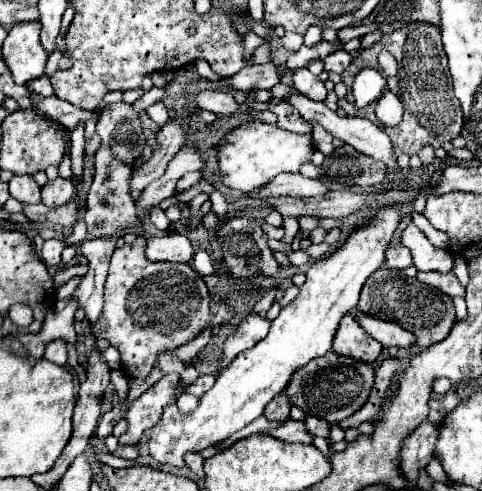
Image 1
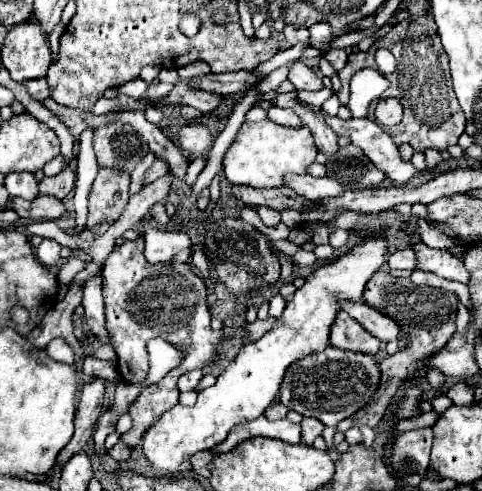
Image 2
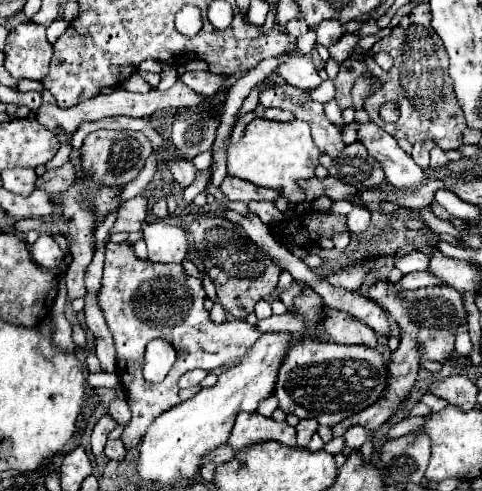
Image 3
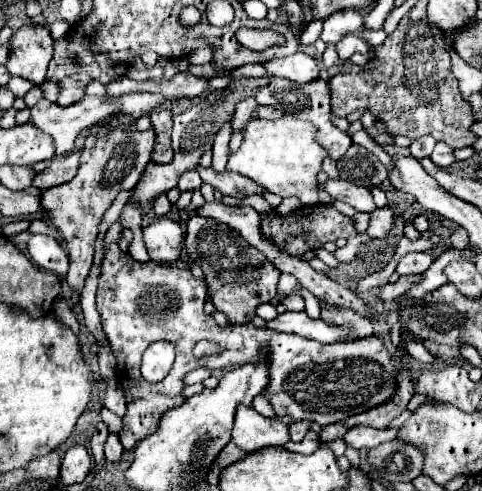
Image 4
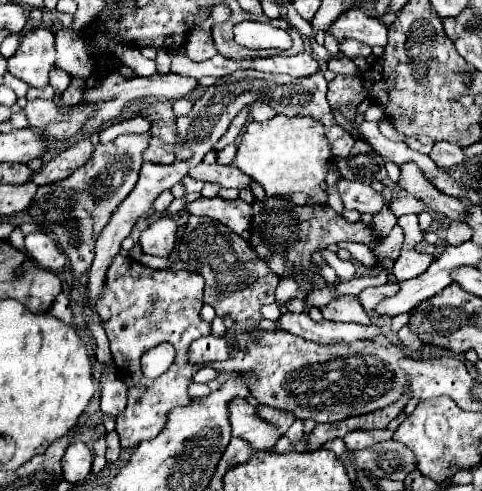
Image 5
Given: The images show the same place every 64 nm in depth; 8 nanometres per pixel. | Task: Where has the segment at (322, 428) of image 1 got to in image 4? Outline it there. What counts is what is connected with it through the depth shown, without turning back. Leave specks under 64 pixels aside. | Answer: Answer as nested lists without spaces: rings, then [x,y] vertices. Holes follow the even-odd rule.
[[[308,420],[294,422],[294,424],[288,428],[288,432],[290,432],[290,440],[292,440],[292,442],[300,442],[300,440],[306,436],[308,426],[310,426],[310,422],[308,422]]]

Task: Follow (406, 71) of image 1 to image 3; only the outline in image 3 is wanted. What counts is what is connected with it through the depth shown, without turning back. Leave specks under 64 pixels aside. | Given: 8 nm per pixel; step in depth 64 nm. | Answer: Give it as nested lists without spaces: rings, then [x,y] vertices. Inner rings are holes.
[[[428,2],[416,4],[410,14],[402,16],[400,24],[392,30],[392,34],[380,40],[380,50],[388,52],[394,60],[394,64],[388,72],[382,70],[374,62],[374,58],[372,58],[374,52],[370,52],[364,62],[348,58],[340,64],[340,72],[338,72],[336,82],[334,82],[334,86],[336,86],[334,100],[338,102],[338,106],[342,110],[352,106],[350,92],[360,76],[364,76],[364,74],[376,76],[382,86],[372,96],[368,96],[364,102],[364,110],[370,114],[370,120],[374,124],[378,124],[382,130],[388,130],[396,140],[406,138],[408,142],[414,144],[414,142],[430,138],[438,146],[442,146],[444,150],[460,148],[464,144],[462,132],[466,130],[466,120],[464,120],[464,112],[460,108],[460,102],[456,100],[456,92],[452,88],[452,78],[448,76],[448,54],[444,52],[442,40],[430,24]],[[388,100],[392,100],[400,110],[400,118],[394,124],[388,124],[380,118],[380,108]]]

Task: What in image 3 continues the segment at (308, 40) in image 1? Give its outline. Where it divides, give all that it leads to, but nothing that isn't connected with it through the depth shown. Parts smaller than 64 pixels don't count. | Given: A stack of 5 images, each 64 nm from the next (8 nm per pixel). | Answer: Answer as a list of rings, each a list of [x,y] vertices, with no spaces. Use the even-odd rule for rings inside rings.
[[[326,20],[326,22],[320,22],[318,24],[318,44],[330,48],[332,44],[336,44],[336,40],[340,40],[342,36],[342,22],[338,20]]]

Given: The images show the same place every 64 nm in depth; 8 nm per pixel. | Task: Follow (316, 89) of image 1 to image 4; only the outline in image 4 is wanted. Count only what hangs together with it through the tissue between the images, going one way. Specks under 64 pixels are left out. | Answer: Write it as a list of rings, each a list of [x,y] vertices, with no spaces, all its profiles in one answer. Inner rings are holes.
[[[302,52],[286,56],[286,58],[268,60],[264,64],[264,68],[268,74],[282,76],[282,78],[288,78],[294,82],[310,82],[310,80],[318,78],[318,74],[320,74],[316,60],[308,54],[302,54]]]

